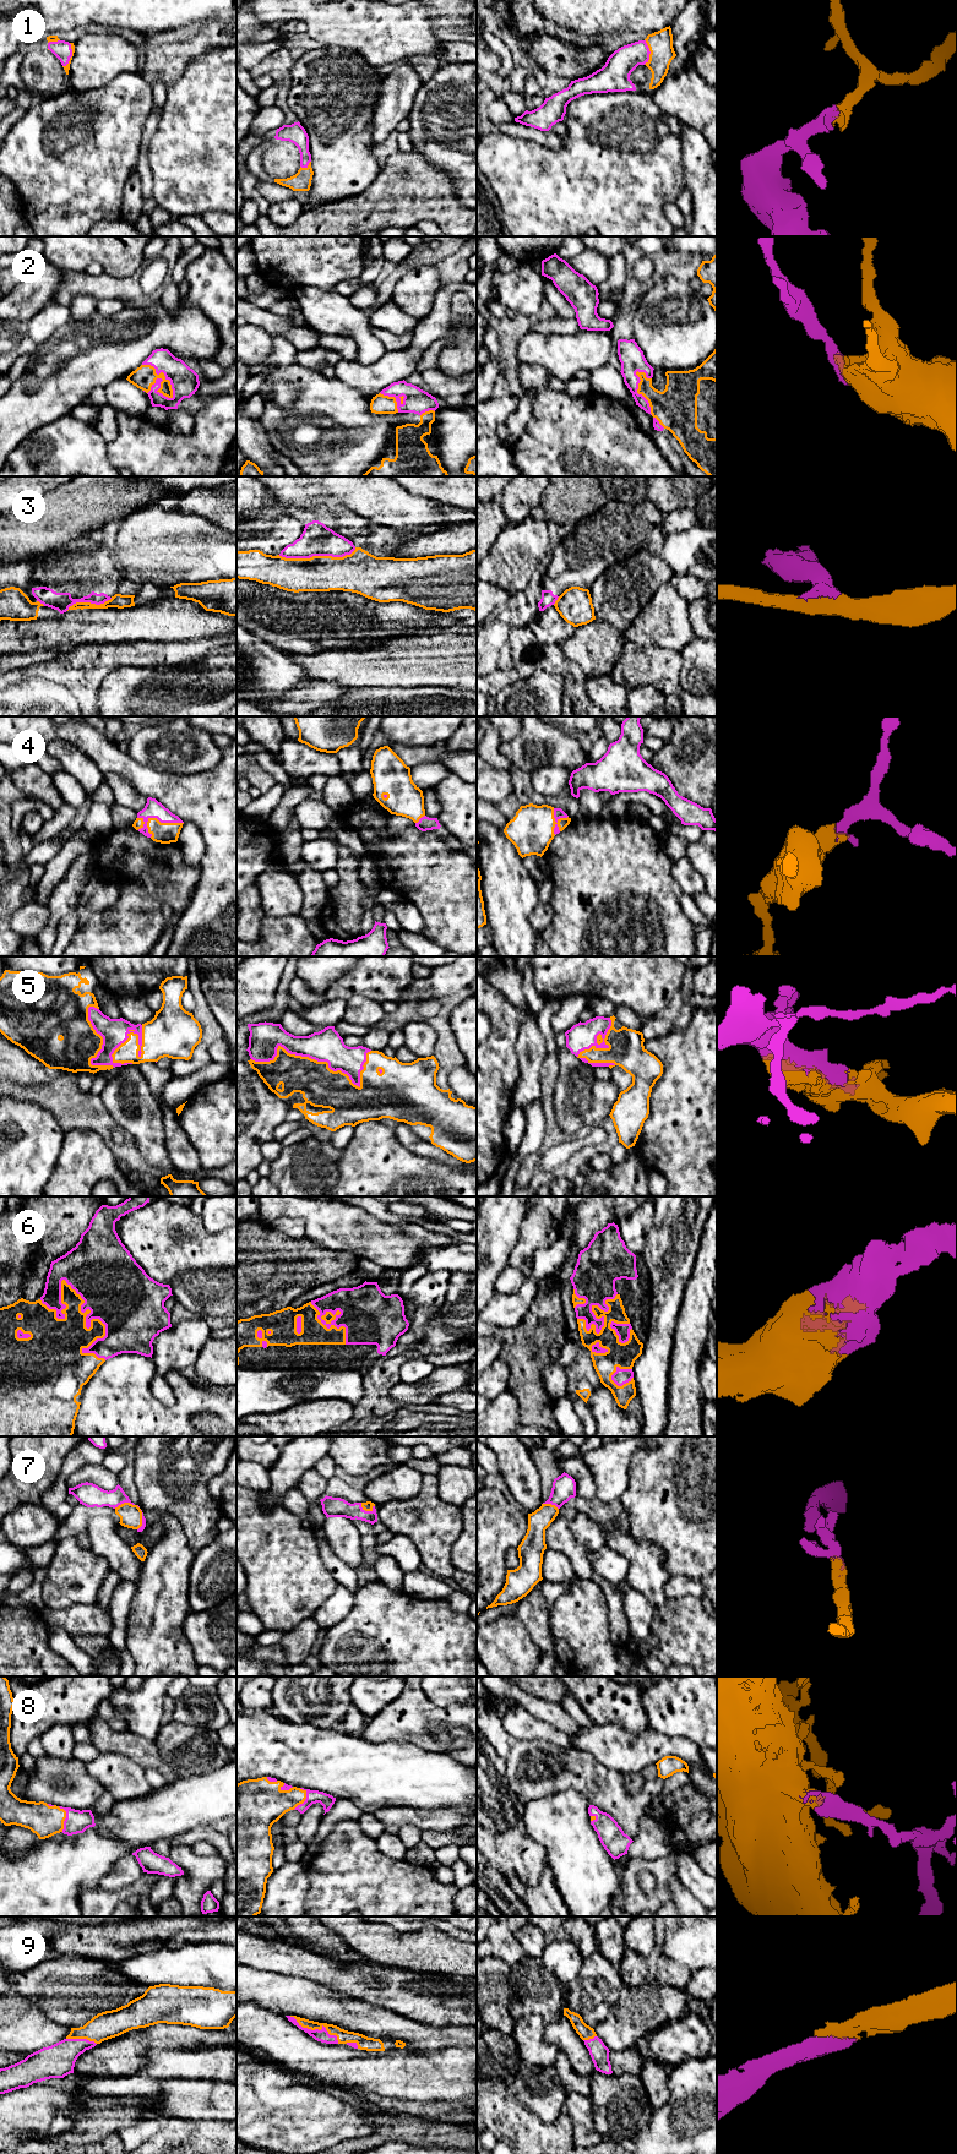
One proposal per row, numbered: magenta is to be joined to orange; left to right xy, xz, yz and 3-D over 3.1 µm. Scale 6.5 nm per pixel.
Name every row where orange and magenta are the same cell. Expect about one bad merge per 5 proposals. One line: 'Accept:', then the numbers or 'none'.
Accept: 1, 2, 4, 5, 6, 7, 8, 9

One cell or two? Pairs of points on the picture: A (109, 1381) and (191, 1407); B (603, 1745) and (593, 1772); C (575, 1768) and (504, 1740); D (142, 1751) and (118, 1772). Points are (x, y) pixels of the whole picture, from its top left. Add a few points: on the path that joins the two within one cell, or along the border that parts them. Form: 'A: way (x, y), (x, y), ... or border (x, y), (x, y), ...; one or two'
A: way (130, 1402), (140, 1412), (170, 1412); one
B: border (572, 1748), (590, 1751), (607, 1767), (623, 1774); two
C: way (556, 1778), (547, 1779), (520, 1759); one
D: border (103, 1752), (123, 1754), (145, 1768); two

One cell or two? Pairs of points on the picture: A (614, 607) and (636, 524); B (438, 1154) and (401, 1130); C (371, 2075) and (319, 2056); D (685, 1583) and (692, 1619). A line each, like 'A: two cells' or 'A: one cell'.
A: two cells
B: one cell
C: one cell
D: two cells

